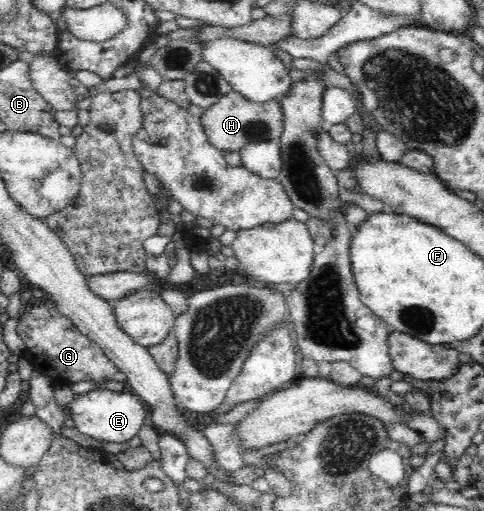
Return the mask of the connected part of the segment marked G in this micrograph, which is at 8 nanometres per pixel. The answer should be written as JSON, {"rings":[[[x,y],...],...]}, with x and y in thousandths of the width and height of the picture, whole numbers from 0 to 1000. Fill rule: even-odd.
{"rings":[[[97,589],[83,599],[43,595],[37,618],[35,650],[52,671],[52,695],[68,720],[87,726],[110,750],[149,753],[167,746],[194,746],[198,751],[236,746],[260,755],[256,730],[231,712],[207,677],[178,659],[140,622],[128,620],[110,595]]]}

